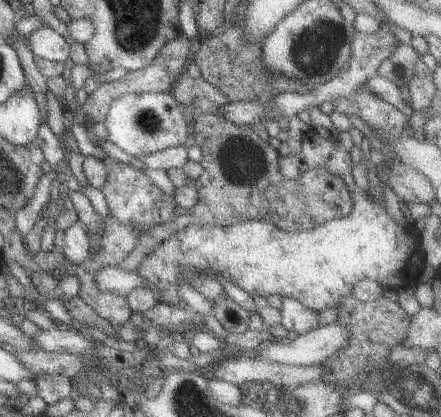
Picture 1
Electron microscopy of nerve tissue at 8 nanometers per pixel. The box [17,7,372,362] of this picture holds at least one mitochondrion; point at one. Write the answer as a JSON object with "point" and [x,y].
{"point":[323,40]}

